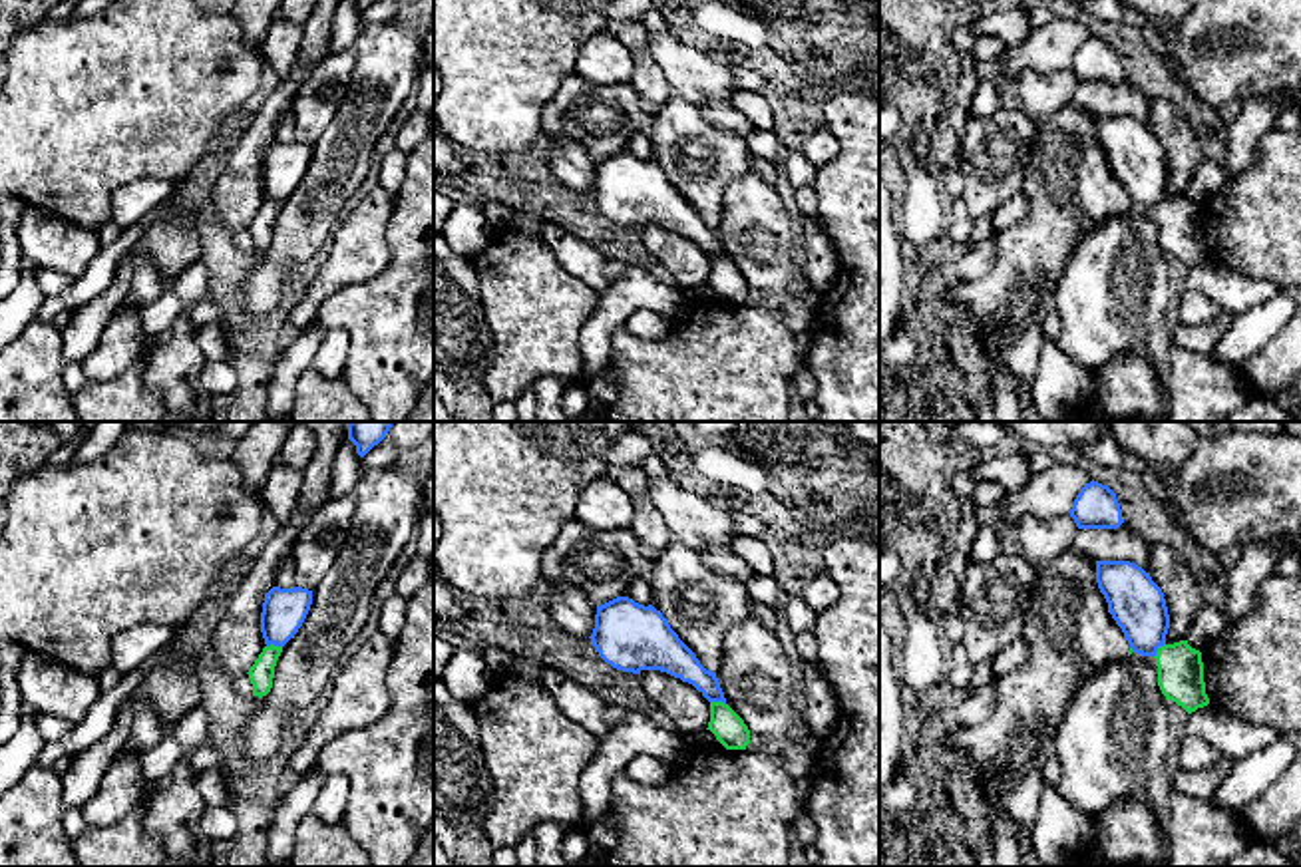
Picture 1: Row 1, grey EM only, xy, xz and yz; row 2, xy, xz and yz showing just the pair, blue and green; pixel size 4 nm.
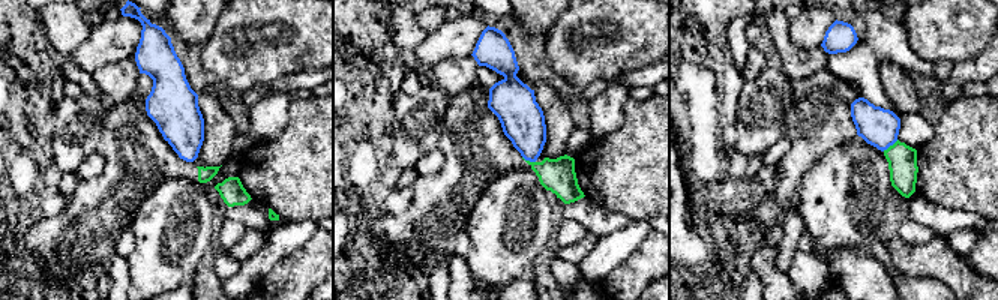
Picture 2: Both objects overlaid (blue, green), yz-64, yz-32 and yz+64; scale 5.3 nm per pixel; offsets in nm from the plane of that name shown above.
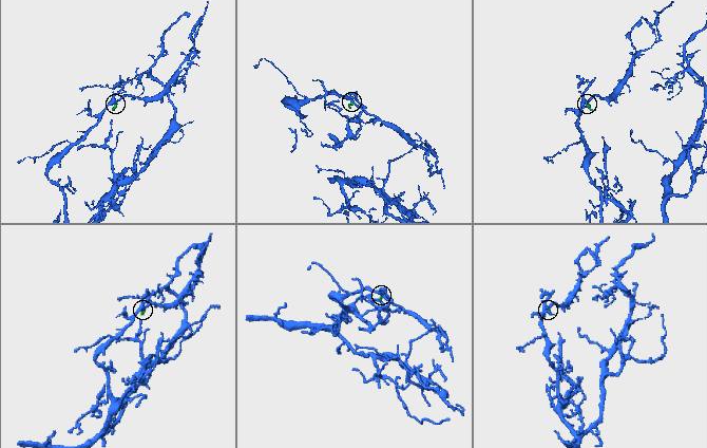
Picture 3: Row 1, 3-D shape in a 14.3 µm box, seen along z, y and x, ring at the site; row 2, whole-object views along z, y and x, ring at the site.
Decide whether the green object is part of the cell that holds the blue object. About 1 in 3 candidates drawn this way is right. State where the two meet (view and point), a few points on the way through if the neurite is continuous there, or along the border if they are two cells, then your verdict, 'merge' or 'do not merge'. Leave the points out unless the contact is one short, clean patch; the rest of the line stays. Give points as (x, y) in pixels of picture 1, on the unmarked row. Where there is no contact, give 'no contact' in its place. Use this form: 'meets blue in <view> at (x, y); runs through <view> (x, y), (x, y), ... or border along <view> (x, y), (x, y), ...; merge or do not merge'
meets blue in xy at (273, 197); border along xy (281, 199), (267, 201); do not merge

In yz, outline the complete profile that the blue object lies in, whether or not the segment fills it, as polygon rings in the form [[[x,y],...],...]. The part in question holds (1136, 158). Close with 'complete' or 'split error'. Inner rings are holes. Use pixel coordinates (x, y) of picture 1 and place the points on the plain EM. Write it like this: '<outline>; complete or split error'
[[[1096,115],[1096,137],[1132,207],[1156,211],[1170,183],[1162,143],[1130,115]]]; complete

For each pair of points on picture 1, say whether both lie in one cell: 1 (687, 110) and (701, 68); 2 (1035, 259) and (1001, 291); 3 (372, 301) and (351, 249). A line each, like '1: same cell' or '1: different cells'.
1: different cells
2: same cell
3: different cells

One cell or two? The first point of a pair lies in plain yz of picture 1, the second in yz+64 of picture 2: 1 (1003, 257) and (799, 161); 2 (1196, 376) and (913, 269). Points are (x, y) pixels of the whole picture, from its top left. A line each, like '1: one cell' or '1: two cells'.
1: one cell
2: two cells

